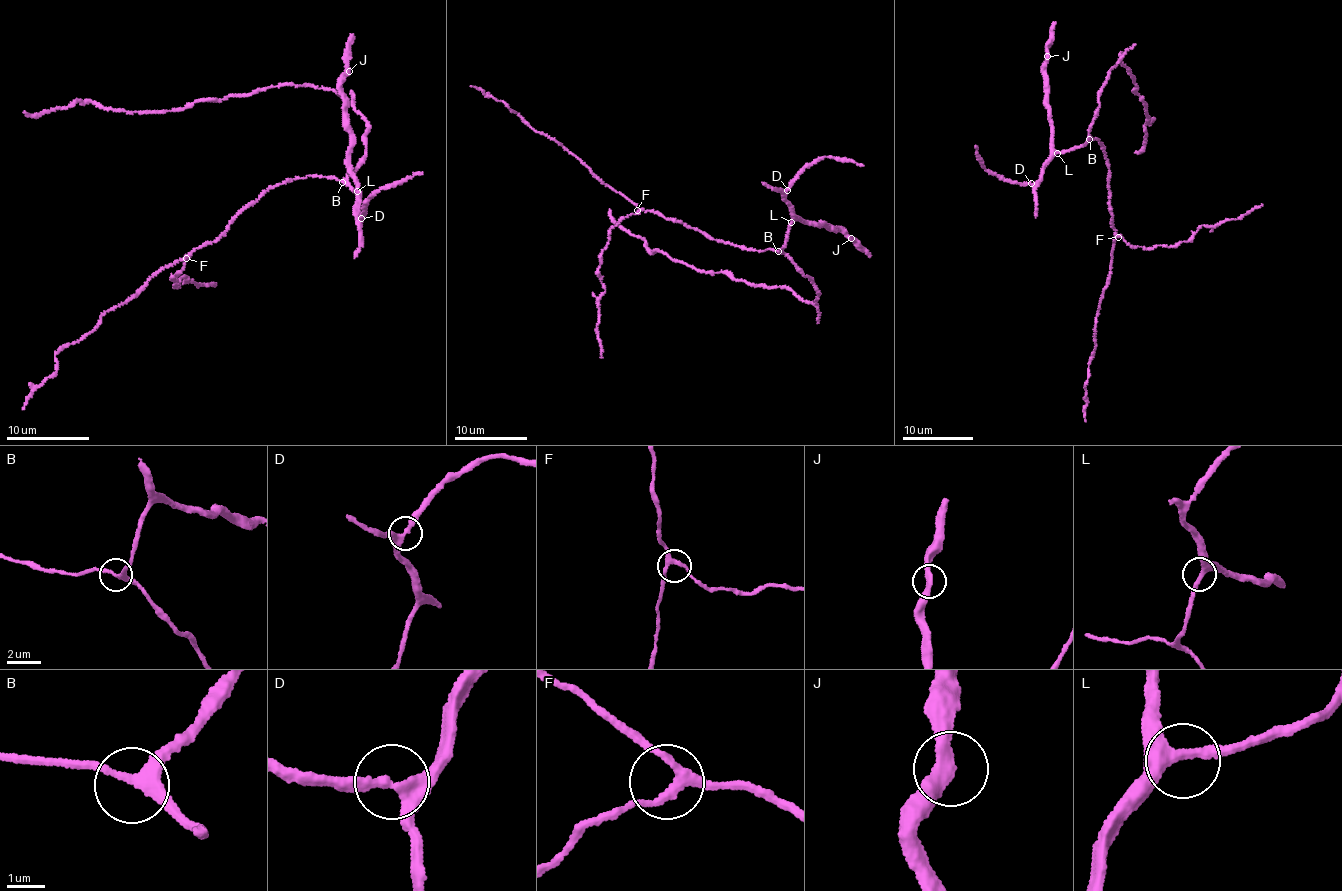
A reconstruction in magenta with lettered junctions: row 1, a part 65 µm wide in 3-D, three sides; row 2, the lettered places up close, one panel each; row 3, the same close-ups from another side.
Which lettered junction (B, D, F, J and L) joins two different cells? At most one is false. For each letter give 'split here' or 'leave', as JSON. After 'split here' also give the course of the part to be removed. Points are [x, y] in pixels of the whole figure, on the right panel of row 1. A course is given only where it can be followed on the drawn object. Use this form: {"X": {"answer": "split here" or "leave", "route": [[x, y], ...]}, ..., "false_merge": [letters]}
{"B": {"answer": "leave"}, "D": {"answer": "leave"}, "F": {"answer": "leave"}, "J": {"answer": "leave"}, "L": {"answer": "leave"}, "false_merge": []}

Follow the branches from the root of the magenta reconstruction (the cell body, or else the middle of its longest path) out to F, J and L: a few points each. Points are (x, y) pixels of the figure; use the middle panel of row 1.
F: (791, 259), (769, 248), (743, 250), (711, 239), (681, 222), (648, 210), (637, 210)
J: (791, 259), (781, 251), (785, 234), (795, 219), (836, 232), (838, 230), (851, 238)
L: (791, 259), (781, 251), (791, 222)

